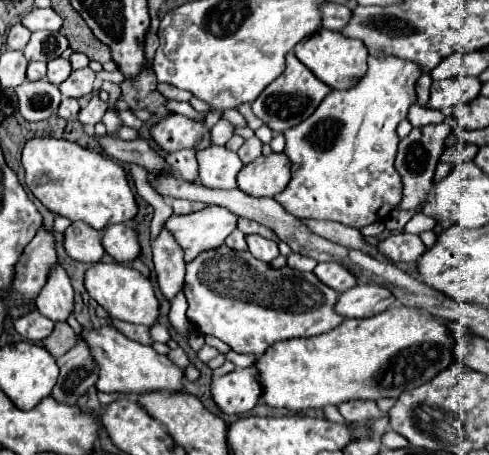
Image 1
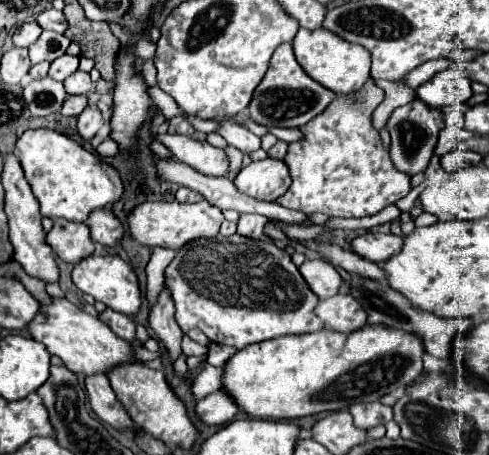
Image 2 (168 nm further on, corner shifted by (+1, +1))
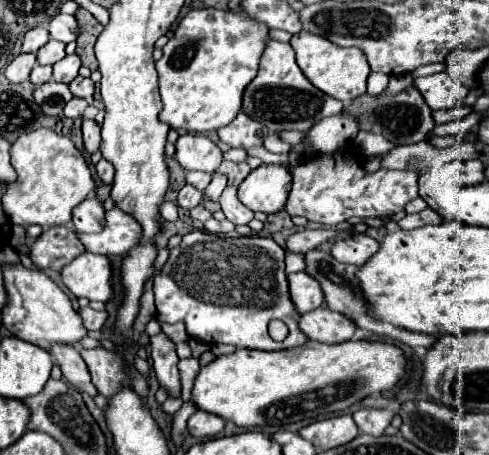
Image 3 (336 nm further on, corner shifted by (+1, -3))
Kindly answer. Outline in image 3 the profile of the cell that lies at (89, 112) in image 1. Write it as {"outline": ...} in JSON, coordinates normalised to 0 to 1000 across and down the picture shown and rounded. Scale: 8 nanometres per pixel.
{"outline":[[[176,262],[168,270],[168,292],[172,292],[172,327],[188,341],[204,327],[204,275],[196,266]]]}

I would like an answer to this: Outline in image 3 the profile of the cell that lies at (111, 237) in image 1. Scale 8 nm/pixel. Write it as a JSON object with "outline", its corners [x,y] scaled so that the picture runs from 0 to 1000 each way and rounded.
{"outline":[[[176,433],[168,446],[160,446],[147,464],[147,490],[155,508],[168,512],[196,512],[209,503],[213,481],[213,455],[200,433]]]}

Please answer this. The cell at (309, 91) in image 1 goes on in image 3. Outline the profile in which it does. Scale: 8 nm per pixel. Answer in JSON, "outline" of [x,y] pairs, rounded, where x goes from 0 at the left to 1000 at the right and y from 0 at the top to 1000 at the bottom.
{"outline":[[[552,86],[544,95],[544,108],[532,125],[532,152],[528,165],[511,178],[511,187],[499,196],[495,213],[495,244],[532,266],[536,275],[548,279],[548,288],[589,288],[589,284],[609,284],[609,288],[630,288],[638,275],[658,266],[663,257],[691,253],[699,244],[699,226],[667,213],[667,204],[650,200],[613,156],[601,130],[601,108],[593,95],[573,95],[564,86]]]}

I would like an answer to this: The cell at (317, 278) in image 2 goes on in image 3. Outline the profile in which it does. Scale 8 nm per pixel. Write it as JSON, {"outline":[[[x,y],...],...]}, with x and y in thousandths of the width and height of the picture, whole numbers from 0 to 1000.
{"outline":[[[622,596],[593,600],[589,631],[593,631],[593,657],[613,692],[650,679],[658,670],[658,640],[650,622],[642,622],[642,613],[634,613],[634,604],[626,604]]]}

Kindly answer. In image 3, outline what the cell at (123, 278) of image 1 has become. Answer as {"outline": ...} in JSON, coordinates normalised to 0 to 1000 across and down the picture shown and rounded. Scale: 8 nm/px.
{"outline":[[[168,556],[147,578],[131,582],[127,596],[127,622],[155,648],[176,653],[184,662],[209,662],[217,666],[229,653],[229,591],[225,569],[217,560],[192,560],[192,556]]]}

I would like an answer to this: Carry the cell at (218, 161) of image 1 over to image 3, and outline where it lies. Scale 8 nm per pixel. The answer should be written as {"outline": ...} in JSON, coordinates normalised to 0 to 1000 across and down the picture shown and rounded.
{"outline":[[[372,292],[368,305],[360,310],[360,349],[384,376],[413,376],[413,371],[421,371],[421,380],[438,380],[450,367],[450,358],[454,358],[454,332],[417,297]]]}

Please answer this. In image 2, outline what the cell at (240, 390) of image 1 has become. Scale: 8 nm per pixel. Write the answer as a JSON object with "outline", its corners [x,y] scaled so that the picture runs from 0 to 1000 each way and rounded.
{"outline":[[[446,855],[401,886],[401,908],[425,934],[458,934],[462,925],[479,921],[487,890],[458,855]]]}

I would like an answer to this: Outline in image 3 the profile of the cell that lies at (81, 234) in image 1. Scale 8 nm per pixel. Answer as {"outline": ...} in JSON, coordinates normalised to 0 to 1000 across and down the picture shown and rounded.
{"outline":[[[102,499],[61,538],[61,569],[78,591],[123,596],[123,587],[172,552],[151,503]]]}

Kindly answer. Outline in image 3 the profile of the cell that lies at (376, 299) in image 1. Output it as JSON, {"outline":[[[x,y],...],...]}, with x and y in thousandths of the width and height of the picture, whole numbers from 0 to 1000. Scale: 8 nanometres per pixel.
{"outline":[[[650,675],[613,692],[609,719],[634,749],[650,754],[716,749],[728,727],[728,714],[716,701],[708,701],[699,688],[675,684],[671,675]]]}

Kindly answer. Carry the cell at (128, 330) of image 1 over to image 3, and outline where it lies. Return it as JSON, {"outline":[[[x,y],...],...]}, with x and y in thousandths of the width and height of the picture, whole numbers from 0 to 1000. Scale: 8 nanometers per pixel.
{"outline":[[[164,675],[160,692],[168,697],[168,710],[180,727],[204,727],[217,705],[217,684],[192,684],[184,675]]]}

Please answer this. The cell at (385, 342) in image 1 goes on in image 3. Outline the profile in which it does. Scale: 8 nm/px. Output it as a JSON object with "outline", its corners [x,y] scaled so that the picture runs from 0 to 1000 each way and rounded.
{"outline":[[[703,749],[691,758],[622,754],[597,771],[519,771],[483,767],[470,780],[450,780],[425,802],[409,807],[393,846],[393,886],[401,899],[446,912],[462,925],[479,925],[487,938],[532,938],[532,934],[589,934],[622,921],[646,921],[667,908],[712,899],[736,886],[757,864],[781,864],[802,855],[826,824],[830,789],[818,763],[789,749]]]}

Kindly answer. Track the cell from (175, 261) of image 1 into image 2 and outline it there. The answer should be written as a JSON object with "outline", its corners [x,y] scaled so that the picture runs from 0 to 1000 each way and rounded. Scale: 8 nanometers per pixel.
{"outline":[[[335,631],[323,648],[319,670],[311,675],[307,688],[307,719],[319,732],[319,741],[327,745],[327,754],[339,763],[339,771],[348,776],[352,789],[360,789],[368,780],[368,749],[372,749],[372,723],[364,719],[360,701],[356,701],[356,662],[348,653],[344,631]]]}

